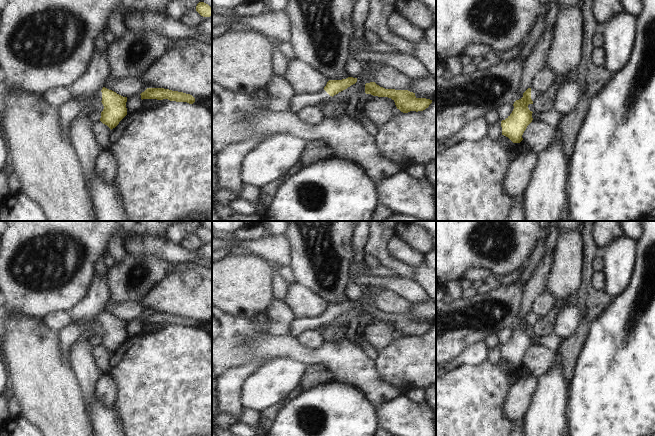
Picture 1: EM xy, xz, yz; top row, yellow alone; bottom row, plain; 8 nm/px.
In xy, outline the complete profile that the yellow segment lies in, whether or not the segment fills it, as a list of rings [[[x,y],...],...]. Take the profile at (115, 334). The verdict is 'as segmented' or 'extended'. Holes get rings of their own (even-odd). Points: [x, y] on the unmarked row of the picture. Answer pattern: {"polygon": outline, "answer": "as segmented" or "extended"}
{"polygon": [[[103,311],[94,317],[94,323],[103,328],[100,345],[111,354],[127,339],[127,321]]], "answer": "extended"}

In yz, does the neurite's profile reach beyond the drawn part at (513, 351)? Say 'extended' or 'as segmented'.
extended

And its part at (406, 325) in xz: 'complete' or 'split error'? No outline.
complete

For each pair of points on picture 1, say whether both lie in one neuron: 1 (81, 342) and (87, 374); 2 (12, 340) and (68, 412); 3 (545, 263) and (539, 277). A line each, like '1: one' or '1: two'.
1: one
2: one
3: one

